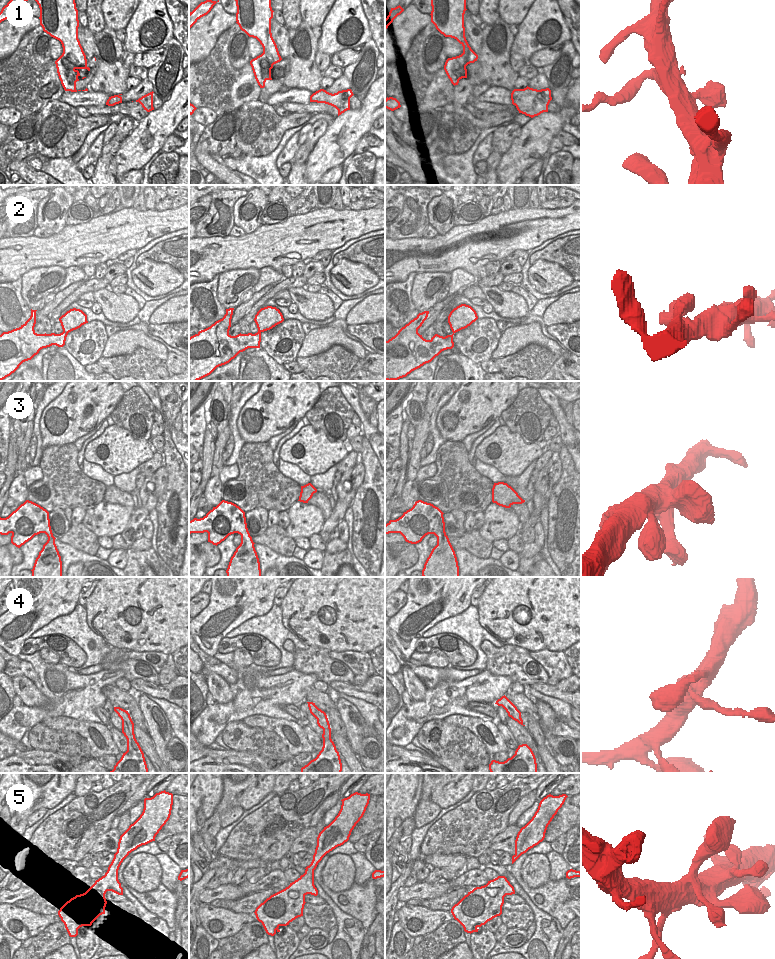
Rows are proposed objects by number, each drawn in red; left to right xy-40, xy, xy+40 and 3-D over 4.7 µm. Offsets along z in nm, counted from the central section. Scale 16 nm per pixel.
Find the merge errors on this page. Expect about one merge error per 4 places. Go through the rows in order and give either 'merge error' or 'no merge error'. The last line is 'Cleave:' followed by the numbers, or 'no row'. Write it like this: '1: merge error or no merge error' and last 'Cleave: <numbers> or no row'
1: no merge error
2: no merge error
3: no merge error
4: no merge error
5: no merge error
Cleave: no row

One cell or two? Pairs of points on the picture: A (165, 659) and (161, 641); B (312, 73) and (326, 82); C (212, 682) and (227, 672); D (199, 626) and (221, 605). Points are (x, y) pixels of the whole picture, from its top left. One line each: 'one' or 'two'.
A: two
B: two
C: two
D: one

